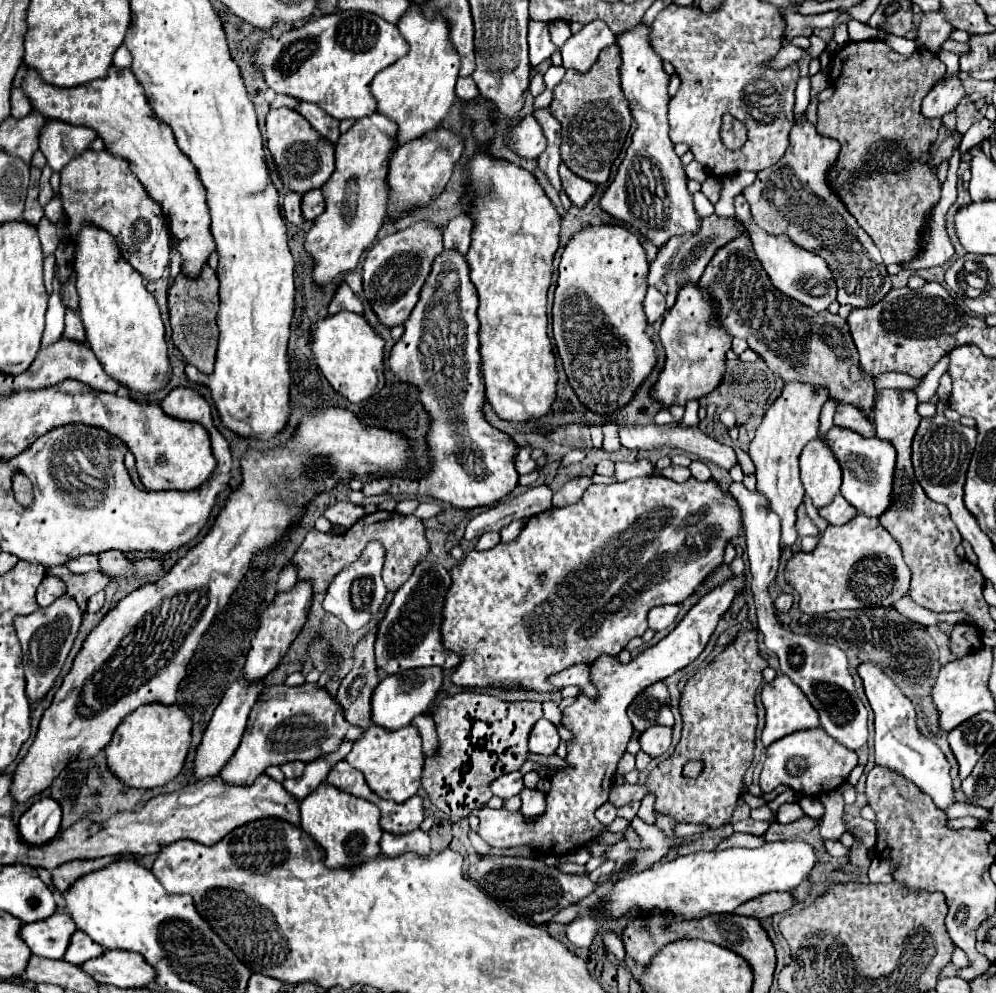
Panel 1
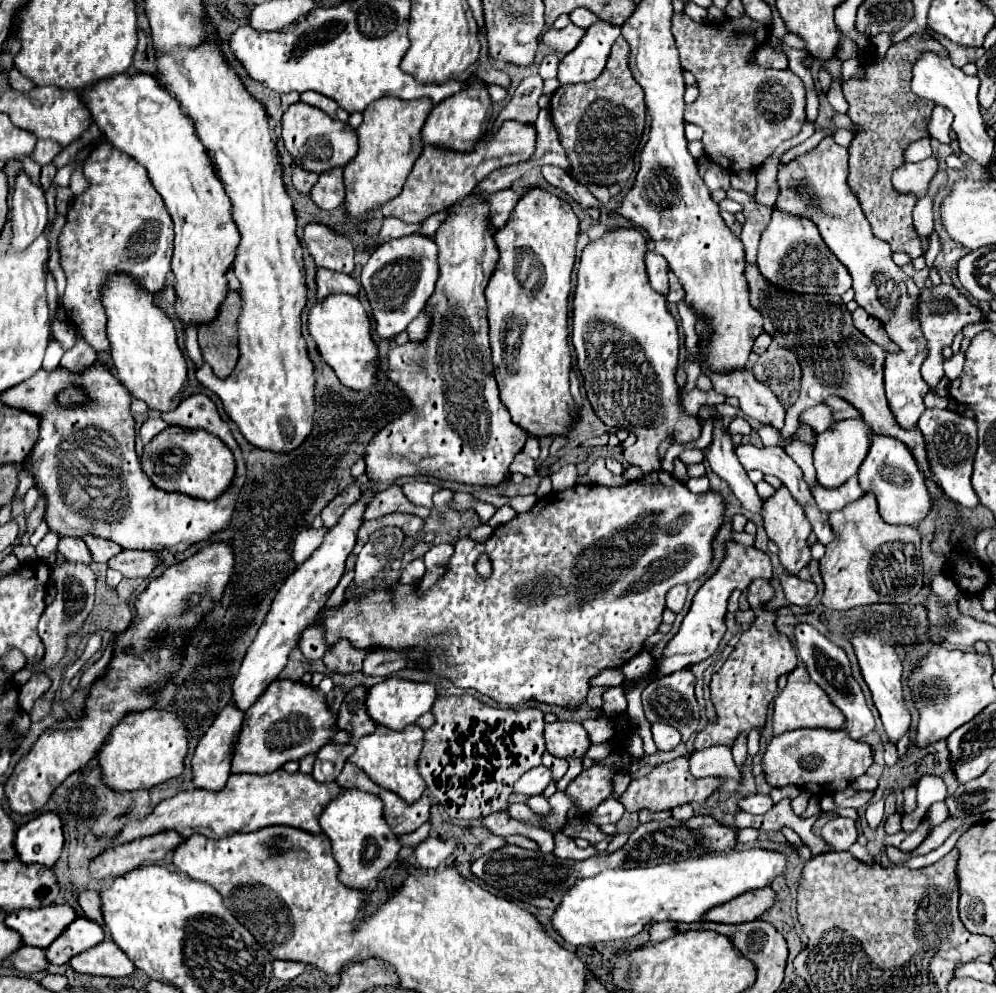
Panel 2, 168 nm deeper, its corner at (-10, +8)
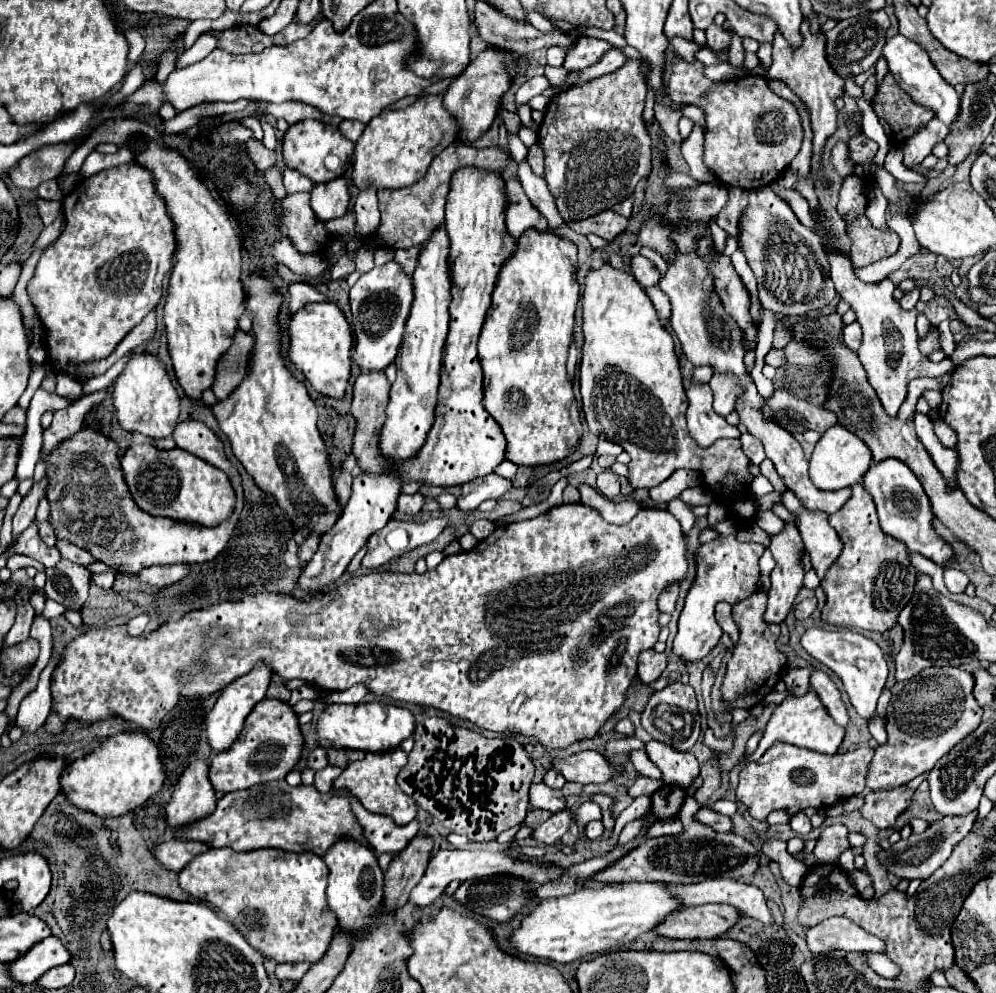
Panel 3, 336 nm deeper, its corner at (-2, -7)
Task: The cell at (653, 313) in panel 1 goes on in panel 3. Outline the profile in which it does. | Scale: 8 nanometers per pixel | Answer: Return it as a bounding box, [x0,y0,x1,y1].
[631,255,661,289]

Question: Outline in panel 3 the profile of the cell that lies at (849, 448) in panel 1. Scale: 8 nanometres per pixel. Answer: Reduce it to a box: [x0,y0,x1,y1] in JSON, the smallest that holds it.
[861,459,953,565]

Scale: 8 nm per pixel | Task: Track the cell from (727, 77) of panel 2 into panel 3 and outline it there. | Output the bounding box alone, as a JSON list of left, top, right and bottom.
[669,57,803,191]

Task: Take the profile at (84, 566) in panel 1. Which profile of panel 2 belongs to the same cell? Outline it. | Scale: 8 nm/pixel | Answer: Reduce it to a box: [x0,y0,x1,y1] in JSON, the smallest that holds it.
[57,536,91,564]

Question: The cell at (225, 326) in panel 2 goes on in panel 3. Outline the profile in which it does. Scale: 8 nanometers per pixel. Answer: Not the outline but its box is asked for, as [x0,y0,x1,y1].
[211,329,253,399]

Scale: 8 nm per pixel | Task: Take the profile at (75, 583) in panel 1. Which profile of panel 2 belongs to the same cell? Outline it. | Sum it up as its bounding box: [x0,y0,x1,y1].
[109,550,163,578]

